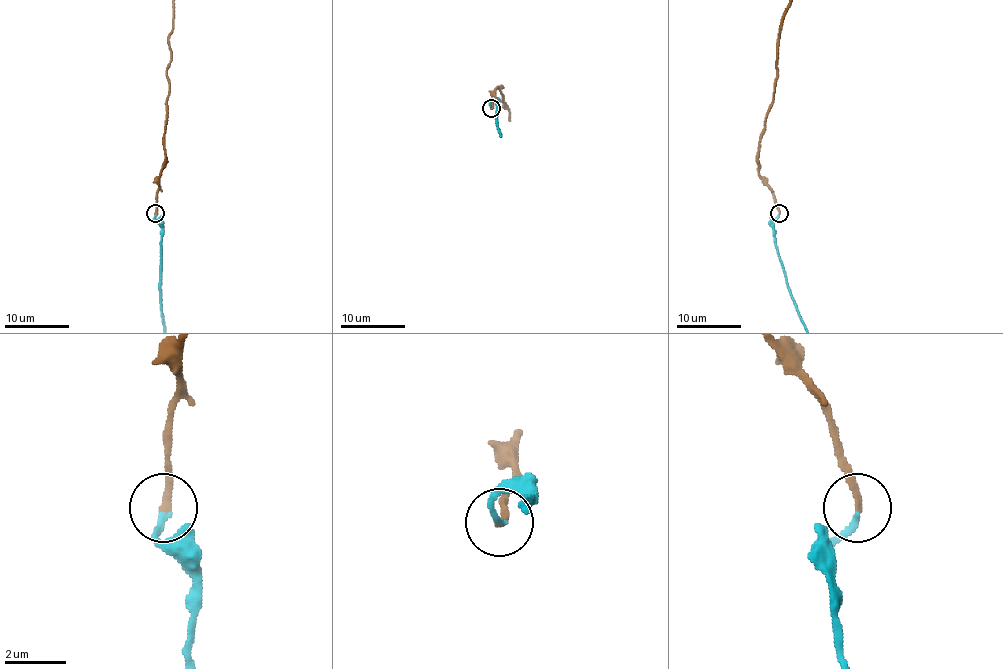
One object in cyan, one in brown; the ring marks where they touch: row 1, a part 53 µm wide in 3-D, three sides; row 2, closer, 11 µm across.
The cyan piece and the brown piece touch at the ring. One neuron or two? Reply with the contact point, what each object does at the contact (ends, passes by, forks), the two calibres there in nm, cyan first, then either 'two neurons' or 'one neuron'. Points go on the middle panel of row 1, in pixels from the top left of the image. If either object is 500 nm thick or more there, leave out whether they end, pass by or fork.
(491, 108) | cyan ends | brown ends | 200/200 nm | one neuron

